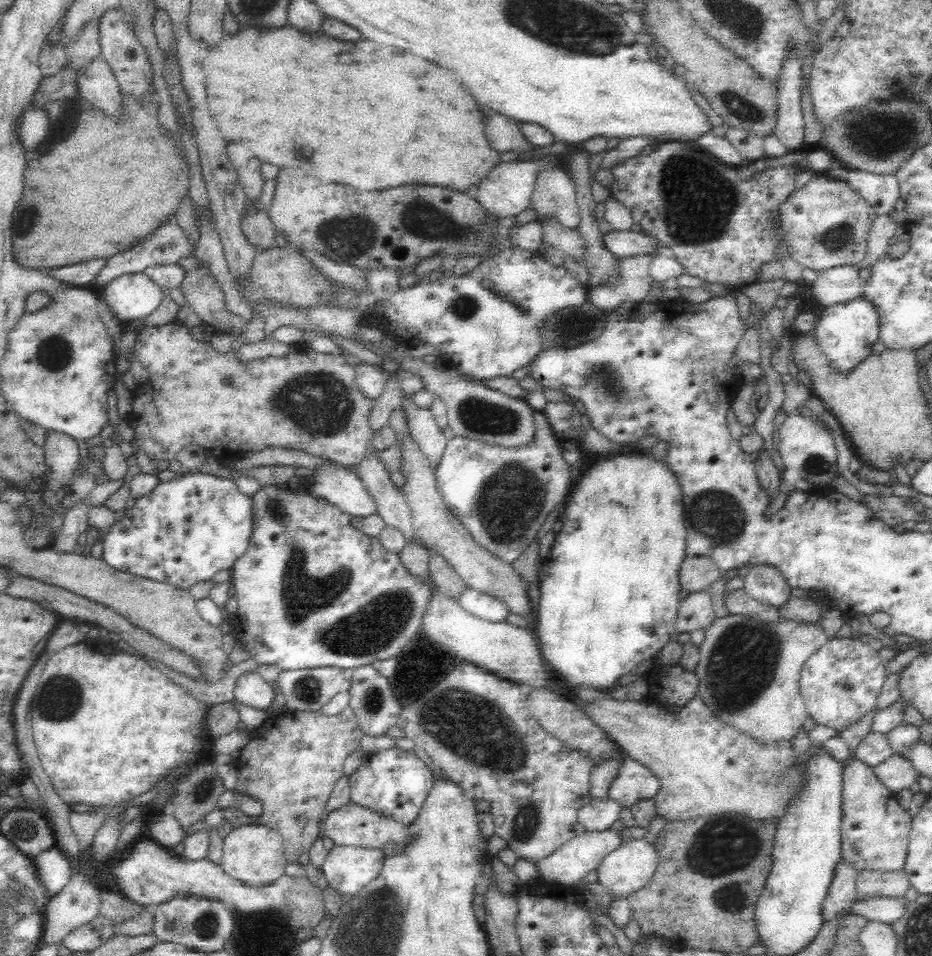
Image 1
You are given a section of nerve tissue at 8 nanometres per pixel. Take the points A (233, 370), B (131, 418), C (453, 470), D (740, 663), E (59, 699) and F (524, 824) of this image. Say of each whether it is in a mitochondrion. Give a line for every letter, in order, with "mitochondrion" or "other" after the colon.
A: other
B: other
C: other
D: mitochondrion
E: mitochondrion
F: mitochondrion

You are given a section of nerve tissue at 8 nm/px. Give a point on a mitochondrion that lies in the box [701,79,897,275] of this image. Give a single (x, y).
(836, 237)

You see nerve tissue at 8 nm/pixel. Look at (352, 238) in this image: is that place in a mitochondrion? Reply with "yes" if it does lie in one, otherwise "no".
yes

